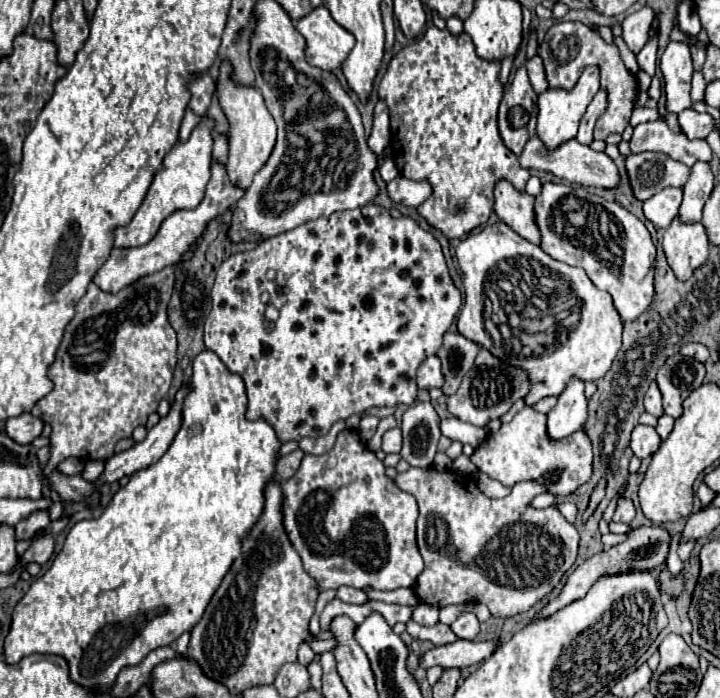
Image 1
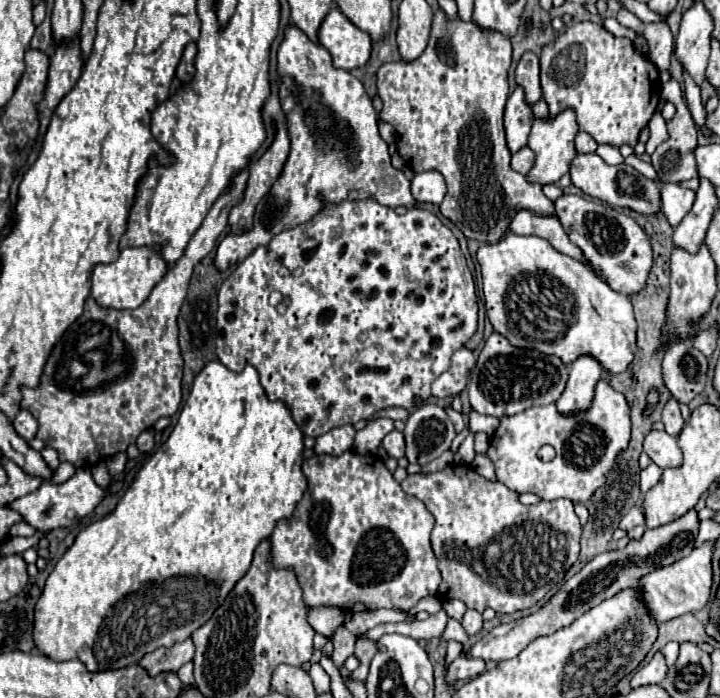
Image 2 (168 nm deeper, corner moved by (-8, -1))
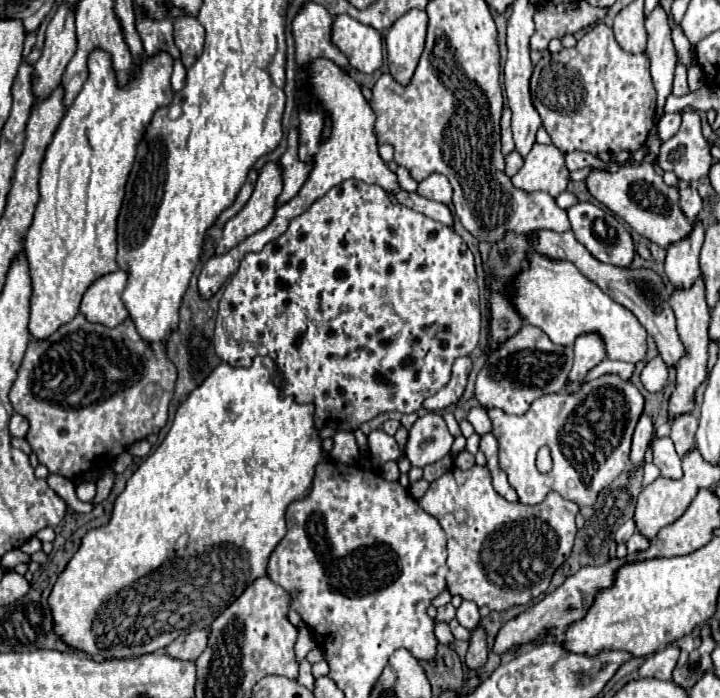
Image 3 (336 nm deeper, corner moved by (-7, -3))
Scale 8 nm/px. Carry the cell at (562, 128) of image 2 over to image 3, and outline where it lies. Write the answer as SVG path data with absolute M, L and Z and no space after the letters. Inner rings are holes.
M534 142L532 150L520 172L512 176L512 184L526 192L546 192L558 196L568 186L568 168L564 162L564 152L556 150L554 144Z

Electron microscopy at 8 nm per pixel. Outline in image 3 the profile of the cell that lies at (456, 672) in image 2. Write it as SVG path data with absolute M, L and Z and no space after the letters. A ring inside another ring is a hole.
M476 628L476 630L472 632L470 648L468 648L468 652L466 652L466 660L464 660L464 664L466 664L468 670L476 672L476 670L480 670L480 668L486 664L486 660L488 660L486 634L484 634L482 628Z

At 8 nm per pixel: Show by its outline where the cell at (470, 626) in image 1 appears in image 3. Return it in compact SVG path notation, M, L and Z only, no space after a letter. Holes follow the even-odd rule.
M462 602L462 606L458 608L458 612L456 612L456 620L464 626L464 628L468 628L470 632L478 626L478 622L480 622L480 614L478 614L478 606L474 604L474 602Z

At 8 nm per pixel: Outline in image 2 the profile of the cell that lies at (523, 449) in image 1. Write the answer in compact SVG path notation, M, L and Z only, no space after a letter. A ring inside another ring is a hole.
M599 380L595 386L593 404L585 412L565 416L565 414L557 412L555 404L547 404L547 406L531 406L531 408L515 414L515 416L503 416L499 428L491 436L487 456L495 464L497 480L515 492L533 492L541 500L569 498L573 502L587 502L593 496L593 492L605 484L607 474L615 466L617 456L627 450L629 440L631 440L629 404L621 392L617 392L609 386L607 380ZM545 444L551 444L557 450L557 456L551 462L541 462L537 458L537 450Z

